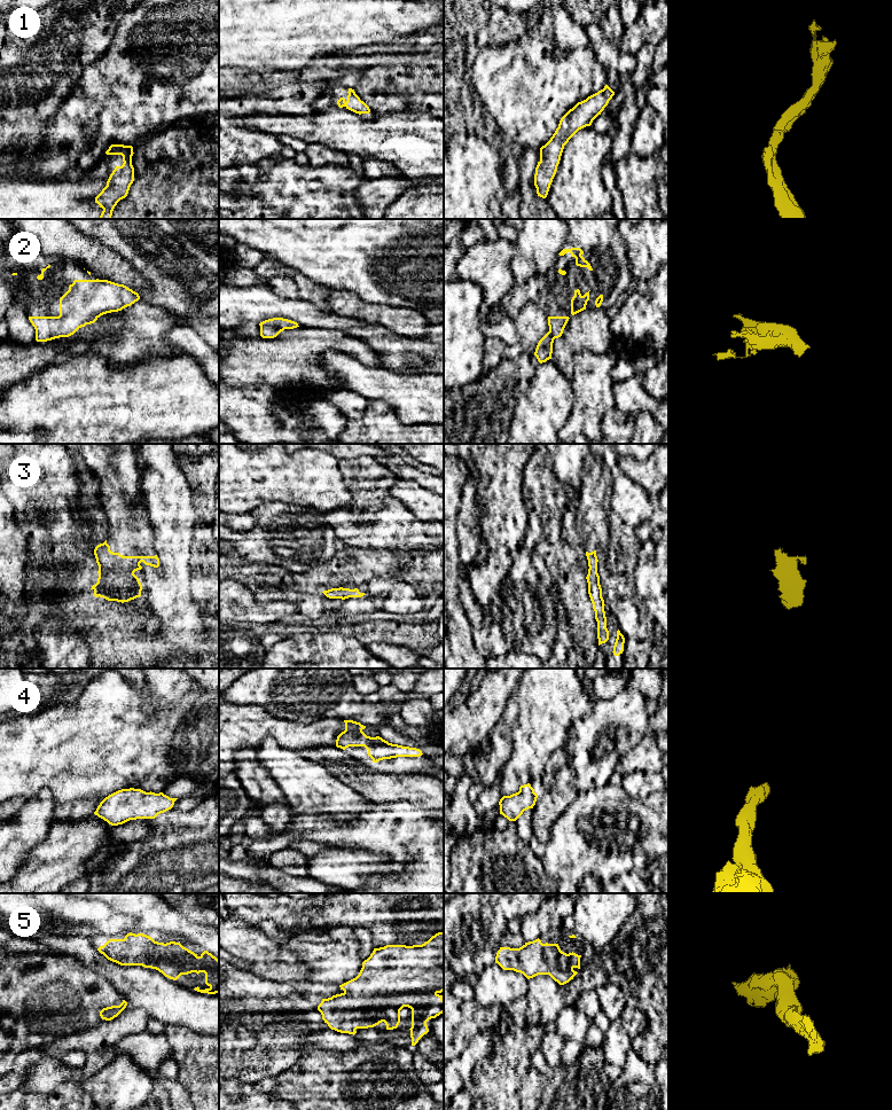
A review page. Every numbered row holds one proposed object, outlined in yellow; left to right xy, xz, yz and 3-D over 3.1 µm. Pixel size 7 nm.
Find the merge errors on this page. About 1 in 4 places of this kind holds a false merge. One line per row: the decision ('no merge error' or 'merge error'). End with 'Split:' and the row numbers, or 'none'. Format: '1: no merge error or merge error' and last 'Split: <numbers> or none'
1: no merge error
2: no merge error
3: no merge error
4: no merge error
5: no merge error
Split: none

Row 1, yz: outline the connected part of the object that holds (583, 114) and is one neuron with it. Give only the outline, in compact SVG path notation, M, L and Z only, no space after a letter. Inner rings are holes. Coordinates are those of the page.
M605 85L603 89L578 102L560 120L550 140L540 148L540 161L535 167L534 186L538 196L546 198L556 174L564 146L581 128L590 126L601 115L615 92Z

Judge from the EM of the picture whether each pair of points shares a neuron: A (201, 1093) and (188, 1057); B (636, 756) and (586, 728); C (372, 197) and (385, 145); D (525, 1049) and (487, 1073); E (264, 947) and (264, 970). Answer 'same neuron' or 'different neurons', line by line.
A: same neuron
B: different neurons
C: different neurons
D: same neuron
E: different neurons

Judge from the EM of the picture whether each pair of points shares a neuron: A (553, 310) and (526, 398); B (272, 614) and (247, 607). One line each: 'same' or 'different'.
A: different
B: same

